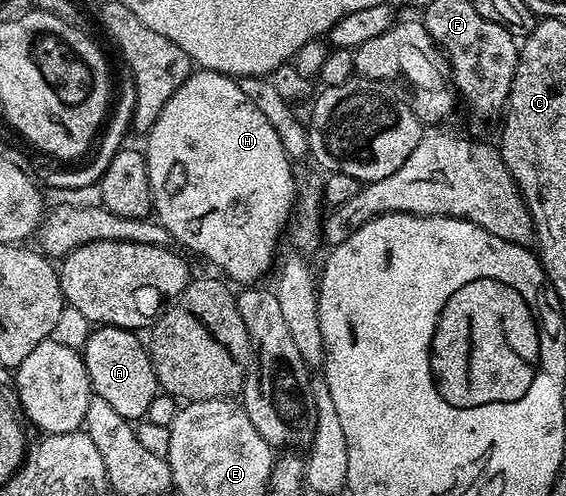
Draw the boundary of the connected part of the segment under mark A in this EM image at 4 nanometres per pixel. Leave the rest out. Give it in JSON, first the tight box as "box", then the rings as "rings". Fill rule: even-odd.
{"box":[81,326,160,421],"rings":[[[98,326],[93,331],[86,340],[86,348],[81,349],[93,395],[104,398],[104,402],[108,402],[108,406],[125,420],[141,421],[148,406],[152,406],[152,398],[160,392],[149,351],[129,328]]]}

